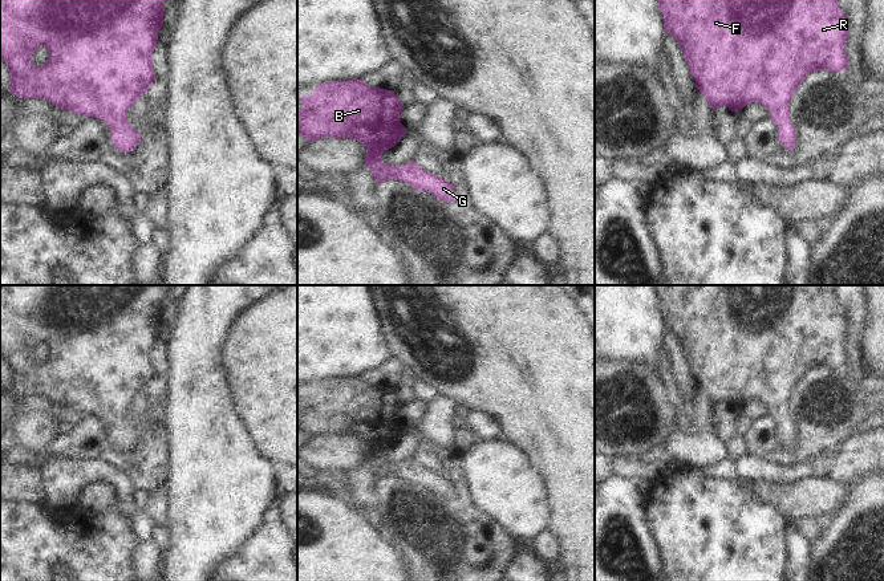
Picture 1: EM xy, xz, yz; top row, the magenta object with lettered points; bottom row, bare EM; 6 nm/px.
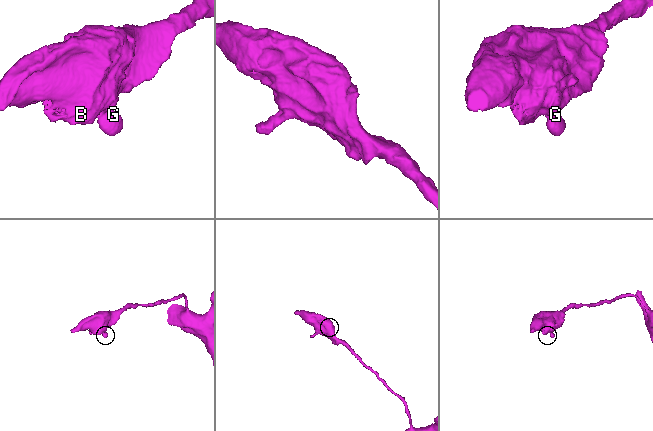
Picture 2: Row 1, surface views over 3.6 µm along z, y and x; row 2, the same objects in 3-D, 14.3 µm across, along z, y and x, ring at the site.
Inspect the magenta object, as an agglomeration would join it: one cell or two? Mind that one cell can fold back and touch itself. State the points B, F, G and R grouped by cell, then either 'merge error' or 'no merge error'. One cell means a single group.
B F G R | no merge error

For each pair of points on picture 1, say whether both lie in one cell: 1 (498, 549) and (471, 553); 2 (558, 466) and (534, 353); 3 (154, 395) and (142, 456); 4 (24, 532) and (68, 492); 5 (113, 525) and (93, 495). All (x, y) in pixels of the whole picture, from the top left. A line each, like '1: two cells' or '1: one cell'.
1: one cell
2: one cell
3: one cell
4: two cells
5: two cells

